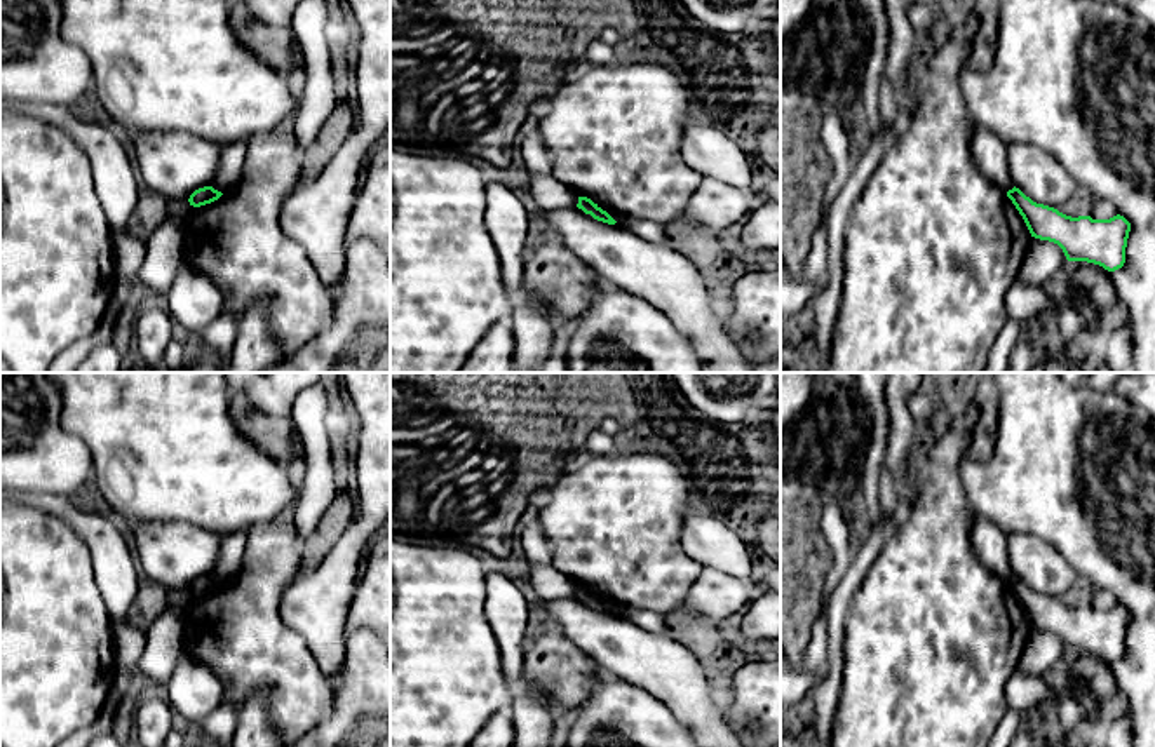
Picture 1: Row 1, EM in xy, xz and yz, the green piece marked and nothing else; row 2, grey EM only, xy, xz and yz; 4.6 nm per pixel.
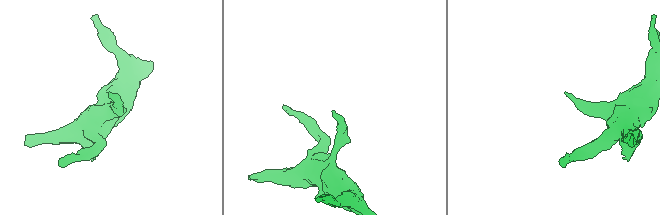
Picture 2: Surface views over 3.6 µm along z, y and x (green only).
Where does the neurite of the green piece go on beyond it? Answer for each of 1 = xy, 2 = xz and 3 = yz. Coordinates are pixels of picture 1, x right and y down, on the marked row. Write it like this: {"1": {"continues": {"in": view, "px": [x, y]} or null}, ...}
{"1": {"continues": null}, "2": {"continues": null}, "3": {"continues": null}}

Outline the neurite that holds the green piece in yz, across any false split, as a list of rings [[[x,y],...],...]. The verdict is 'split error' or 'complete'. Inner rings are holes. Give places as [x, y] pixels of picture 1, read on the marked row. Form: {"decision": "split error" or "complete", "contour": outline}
{"decision": "complete", "contour": [[[1019,188],[1007,192],[1031,237],[1057,244],[1068,261],[1087,261],[1115,272],[1125,263],[1131,223],[1117,214],[1110,219],[1071,218],[1054,207],[1037,204]]]}

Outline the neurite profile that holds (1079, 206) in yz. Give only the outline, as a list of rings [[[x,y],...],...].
[[[1080,192],[1077,197],[1073,197],[1063,205],[1057,205],[1056,209],[1071,218],[1089,216],[1092,202],[1092,195]]]

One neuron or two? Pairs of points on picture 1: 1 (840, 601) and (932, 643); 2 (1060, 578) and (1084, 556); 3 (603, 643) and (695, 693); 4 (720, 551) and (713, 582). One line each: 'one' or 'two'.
1: two
2: two
3: one
4: two

